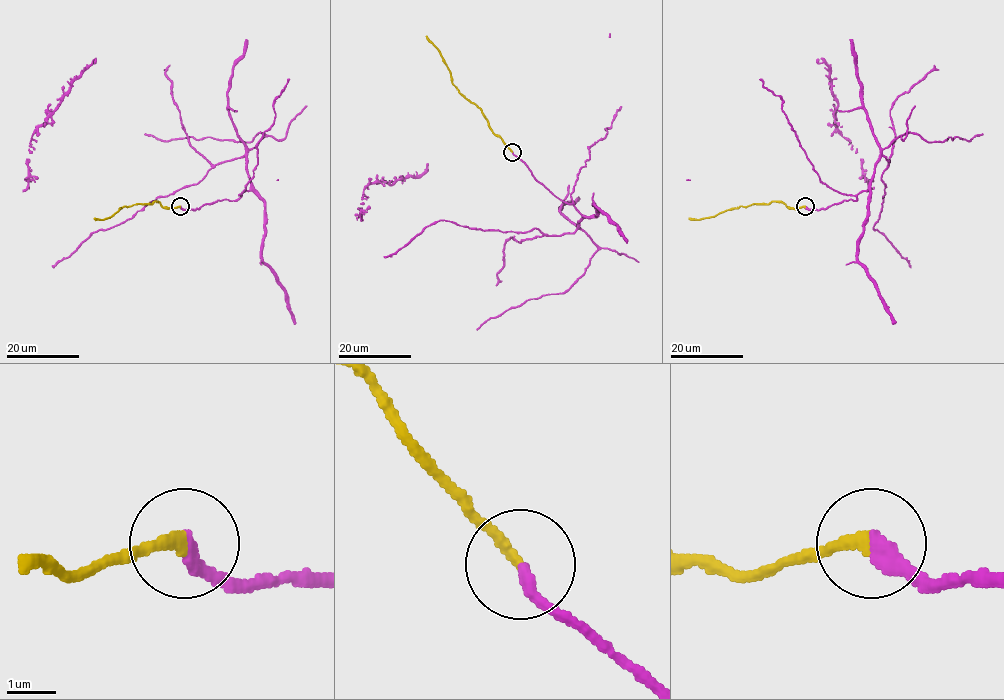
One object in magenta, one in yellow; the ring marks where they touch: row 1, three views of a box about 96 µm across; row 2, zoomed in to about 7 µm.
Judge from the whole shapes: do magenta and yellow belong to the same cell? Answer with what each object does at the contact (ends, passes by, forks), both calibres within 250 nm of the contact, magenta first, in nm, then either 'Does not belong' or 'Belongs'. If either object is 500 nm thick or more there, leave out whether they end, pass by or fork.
At the ring magenta ends. At the ring yellow ends. Thickness 340 nm (magenta) against 240 nm. Belongs

